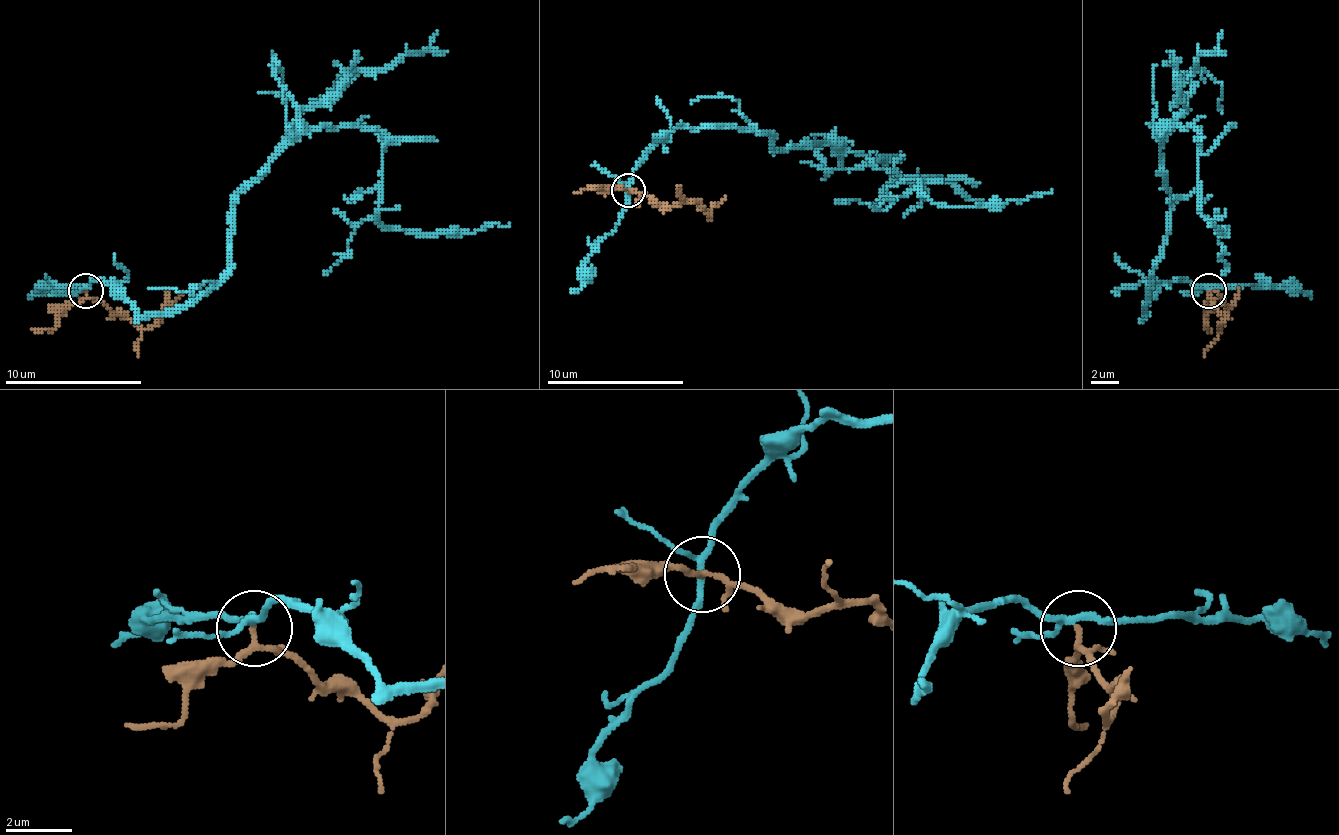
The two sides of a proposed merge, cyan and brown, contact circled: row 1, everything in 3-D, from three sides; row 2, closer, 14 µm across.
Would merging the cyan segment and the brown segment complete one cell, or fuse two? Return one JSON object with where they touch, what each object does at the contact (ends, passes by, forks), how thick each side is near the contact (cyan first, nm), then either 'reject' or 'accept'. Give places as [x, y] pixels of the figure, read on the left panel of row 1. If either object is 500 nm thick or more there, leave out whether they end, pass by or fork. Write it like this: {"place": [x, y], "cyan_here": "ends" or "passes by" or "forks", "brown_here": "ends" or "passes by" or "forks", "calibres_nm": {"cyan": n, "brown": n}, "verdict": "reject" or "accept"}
{"place": [86, 291], "cyan_here": "forks", "brown_here": "passes by", "calibres_nm": {"cyan": 170, "brown": 150}, "verdict": "reject"}

